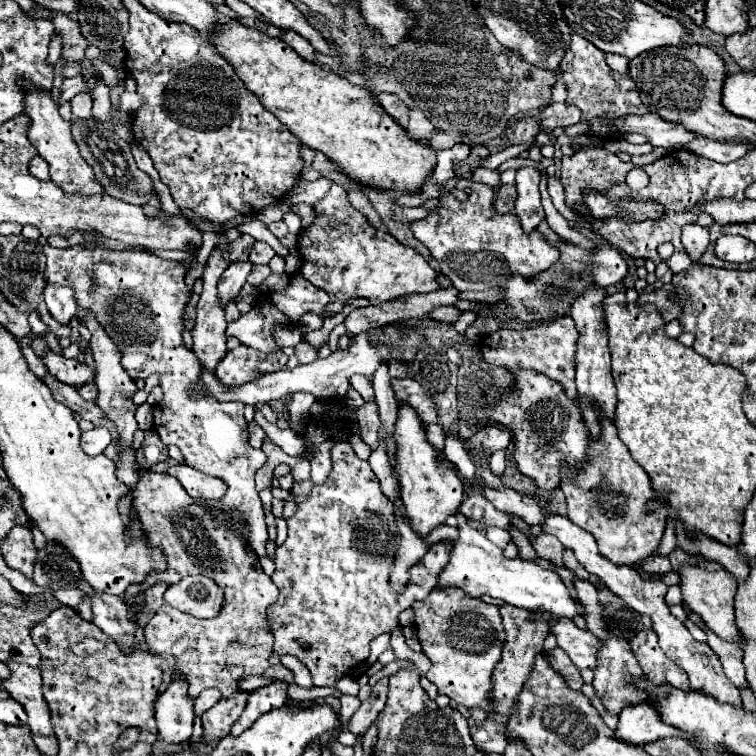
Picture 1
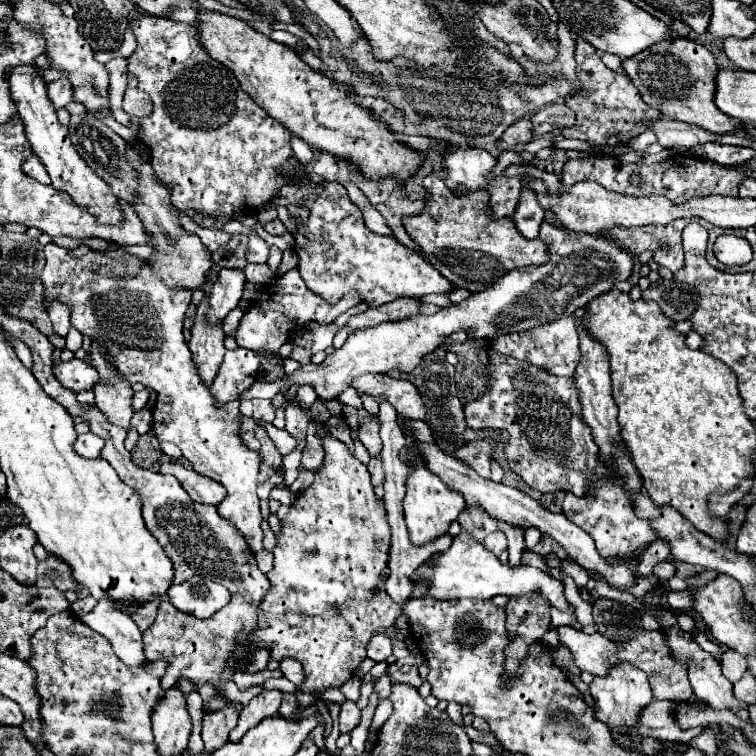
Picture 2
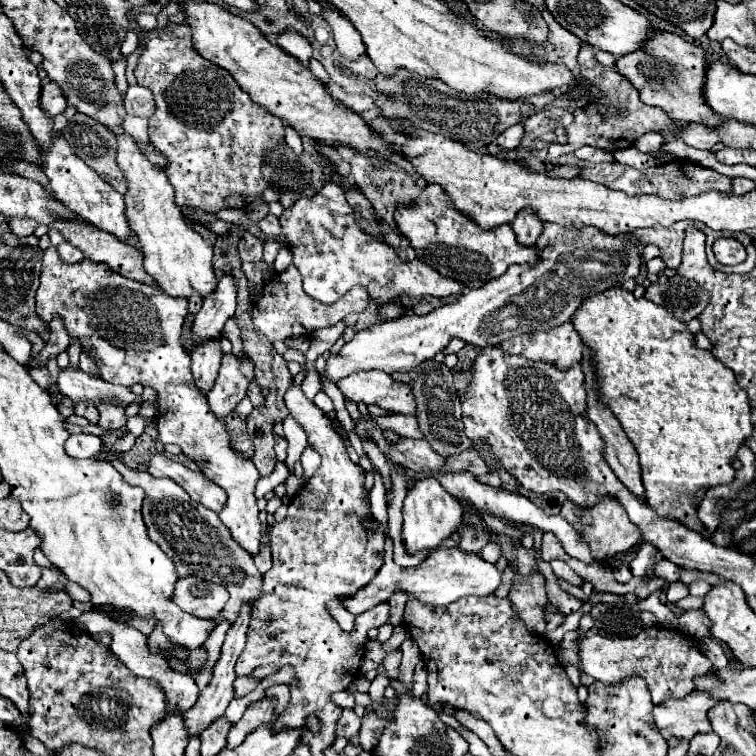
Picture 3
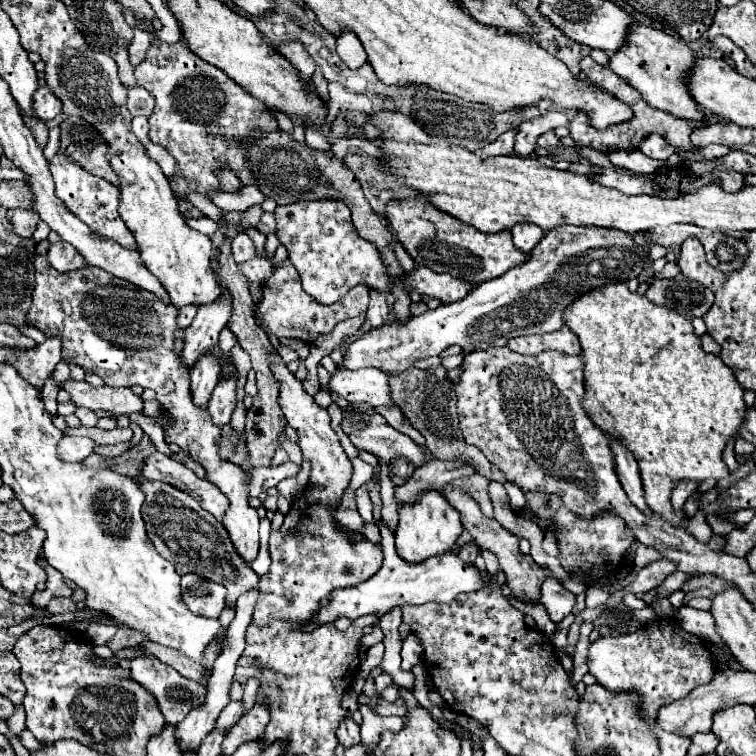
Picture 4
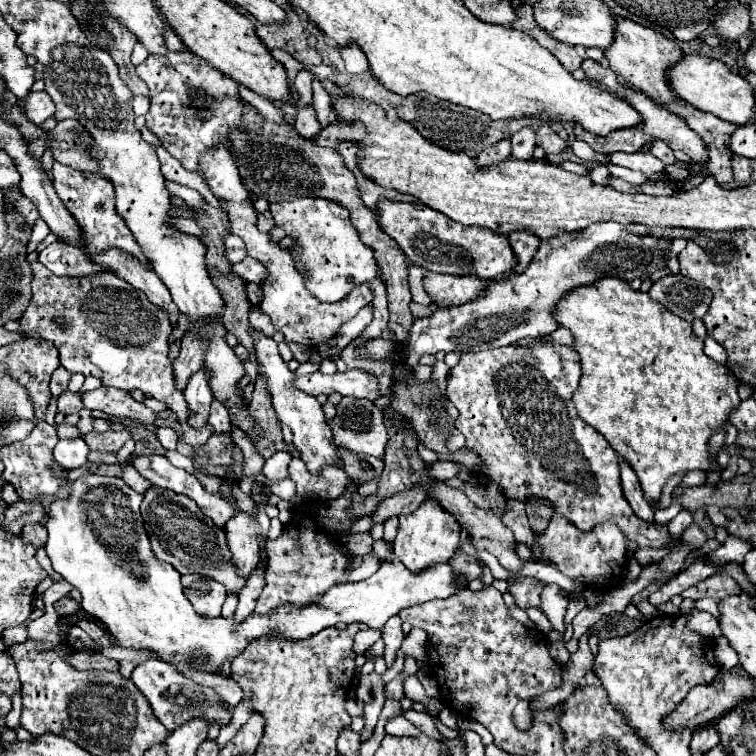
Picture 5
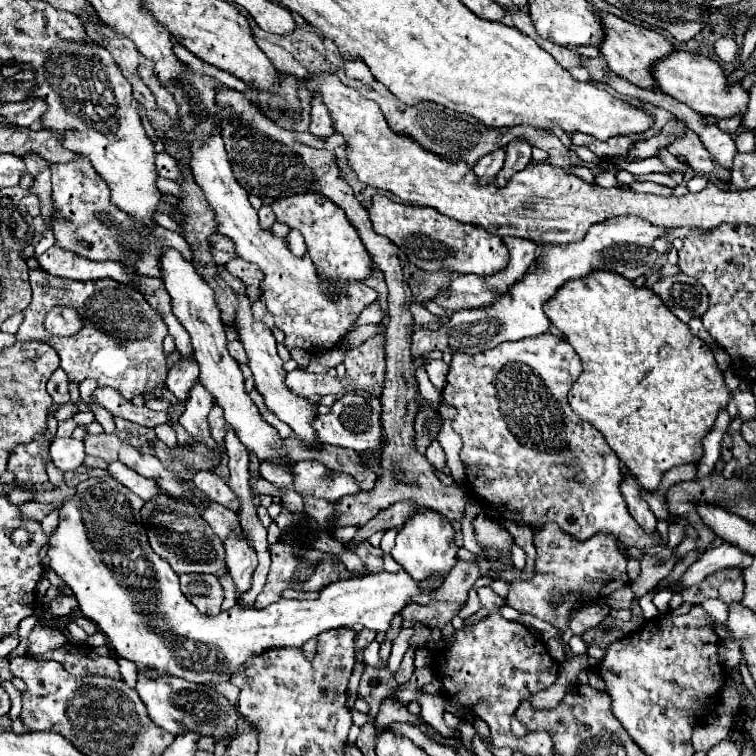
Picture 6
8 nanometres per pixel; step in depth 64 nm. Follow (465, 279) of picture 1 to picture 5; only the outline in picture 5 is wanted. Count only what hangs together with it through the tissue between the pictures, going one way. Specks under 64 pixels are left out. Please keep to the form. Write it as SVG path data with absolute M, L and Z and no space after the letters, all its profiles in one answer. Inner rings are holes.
M378 200L376 216L380 228L396 240L396 244L404 250L414 266L422 270L440 272L440 274L454 274L454 276L468 276L476 274L480 278L498 278L500 274L512 272L516 258L512 254L510 242L506 236L498 236L488 232L480 226L464 226L448 220L448 216L434 212L424 204L412 202L392 202L392 200Z

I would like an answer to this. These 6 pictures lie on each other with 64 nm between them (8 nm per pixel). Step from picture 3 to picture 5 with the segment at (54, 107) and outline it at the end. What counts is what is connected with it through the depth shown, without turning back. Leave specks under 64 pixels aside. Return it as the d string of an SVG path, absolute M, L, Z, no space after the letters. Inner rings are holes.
M30 92L28 98L18 100L18 108L26 114L26 118L34 124L42 124L46 118L52 118L54 114L54 104L46 96L46 92Z

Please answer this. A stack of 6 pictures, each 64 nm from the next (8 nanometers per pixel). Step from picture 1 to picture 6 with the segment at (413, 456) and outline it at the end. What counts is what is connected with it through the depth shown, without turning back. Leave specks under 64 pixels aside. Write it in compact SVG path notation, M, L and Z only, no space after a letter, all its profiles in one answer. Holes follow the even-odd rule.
M422 510L420 514L410 518L398 532L396 548L390 554L420 584L420 592L428 594L442 586L444 578L456 564L456 552L458 546L454 544L454 528L448 518L440 516L434 510Z

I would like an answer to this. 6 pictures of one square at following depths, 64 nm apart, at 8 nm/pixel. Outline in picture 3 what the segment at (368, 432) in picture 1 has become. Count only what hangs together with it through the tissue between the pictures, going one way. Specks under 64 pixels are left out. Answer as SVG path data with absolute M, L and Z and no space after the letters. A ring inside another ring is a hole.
M366 440L364 442L364 452L368 454L368 458L372 460L372 464L376 464L380 468L380 474L382 476L388 476L388 462L386 462L386 456L380 452L380 448L372 442L372 440Z

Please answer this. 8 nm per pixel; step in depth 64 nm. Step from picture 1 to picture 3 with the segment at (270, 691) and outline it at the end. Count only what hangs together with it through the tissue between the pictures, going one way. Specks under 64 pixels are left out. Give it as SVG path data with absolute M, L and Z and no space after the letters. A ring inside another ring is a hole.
M264 698L260 702L250 704L248 710L244 712L244 716L236 724L232 724L232 728L228 732L226 748L240 746L250 732L254 732L258 726L264 726L270 722L274 722L274 702L272 700Z

